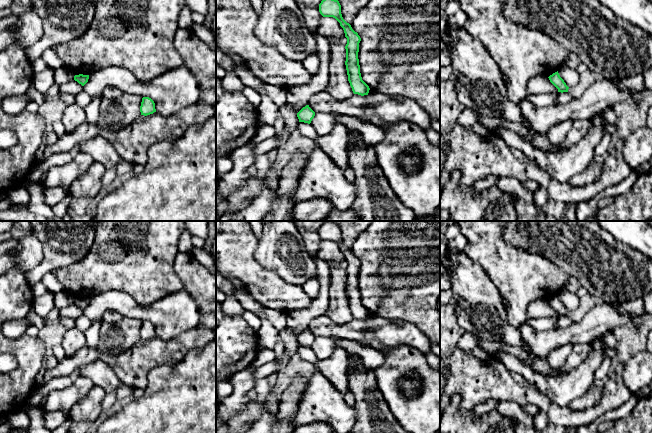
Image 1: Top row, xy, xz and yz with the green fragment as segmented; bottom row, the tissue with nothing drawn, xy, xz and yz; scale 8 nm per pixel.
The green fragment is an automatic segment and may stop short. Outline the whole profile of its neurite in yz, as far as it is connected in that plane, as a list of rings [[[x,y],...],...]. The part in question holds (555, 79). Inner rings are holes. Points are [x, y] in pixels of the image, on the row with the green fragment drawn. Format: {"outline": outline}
{"outline": [[[558,71],[550,75],[550,82],[558,89],[558,92],[568,92],[569,87],[566,85],[564,80],[560,77]]]}

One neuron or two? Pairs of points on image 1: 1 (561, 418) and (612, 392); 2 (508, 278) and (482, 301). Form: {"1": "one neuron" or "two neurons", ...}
{"1": "one neuron", "2": "two neurons"}

